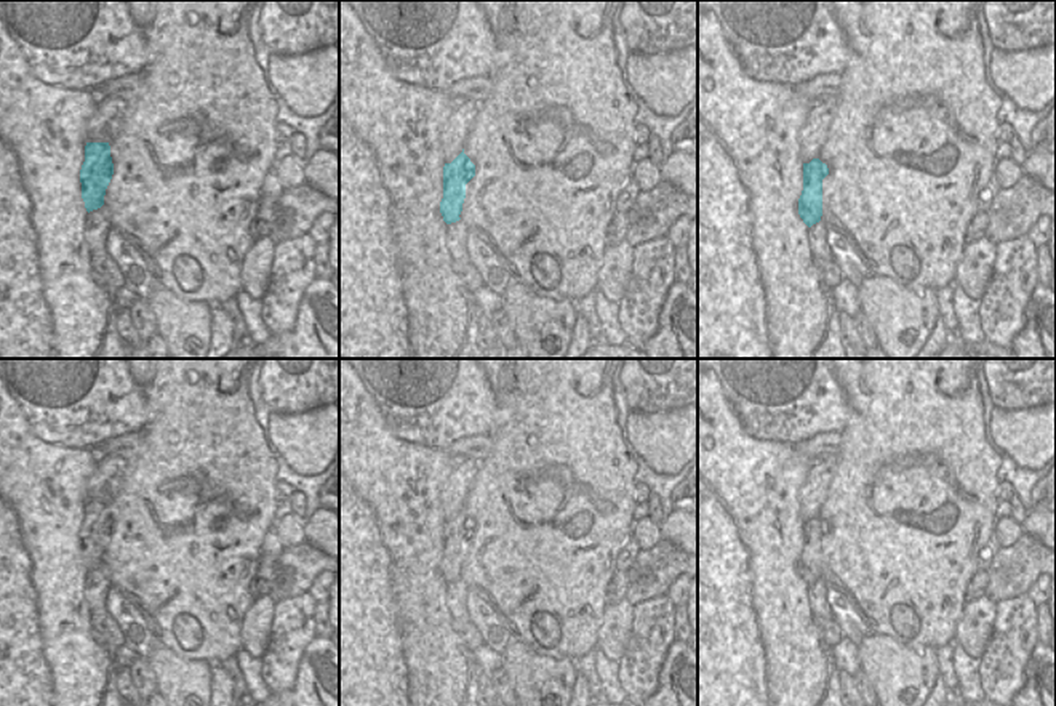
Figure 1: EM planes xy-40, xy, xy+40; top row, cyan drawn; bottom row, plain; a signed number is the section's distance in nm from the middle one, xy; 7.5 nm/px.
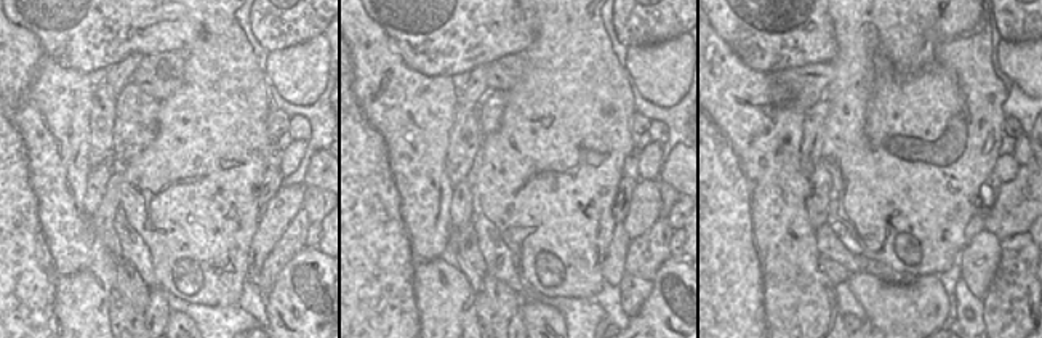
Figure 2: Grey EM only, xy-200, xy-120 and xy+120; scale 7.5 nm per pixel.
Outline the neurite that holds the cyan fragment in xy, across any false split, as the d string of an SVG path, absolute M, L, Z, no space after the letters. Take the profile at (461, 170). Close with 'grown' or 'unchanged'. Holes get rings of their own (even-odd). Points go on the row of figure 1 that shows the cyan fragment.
M462 152L443 166L443 199L440 213L446 224L459 221L462 203L466 199L466 184L475 176L475 165Z; unchanged

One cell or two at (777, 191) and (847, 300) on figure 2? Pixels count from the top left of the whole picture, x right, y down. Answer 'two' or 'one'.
two

